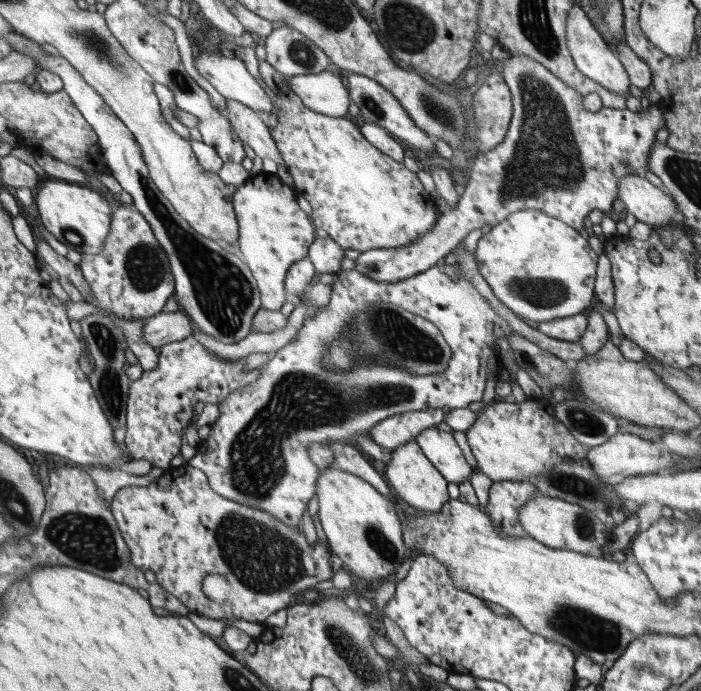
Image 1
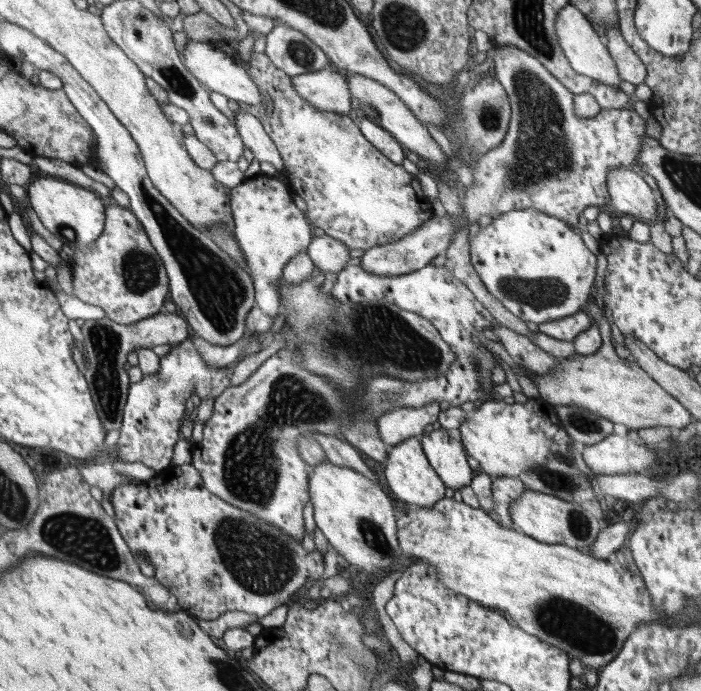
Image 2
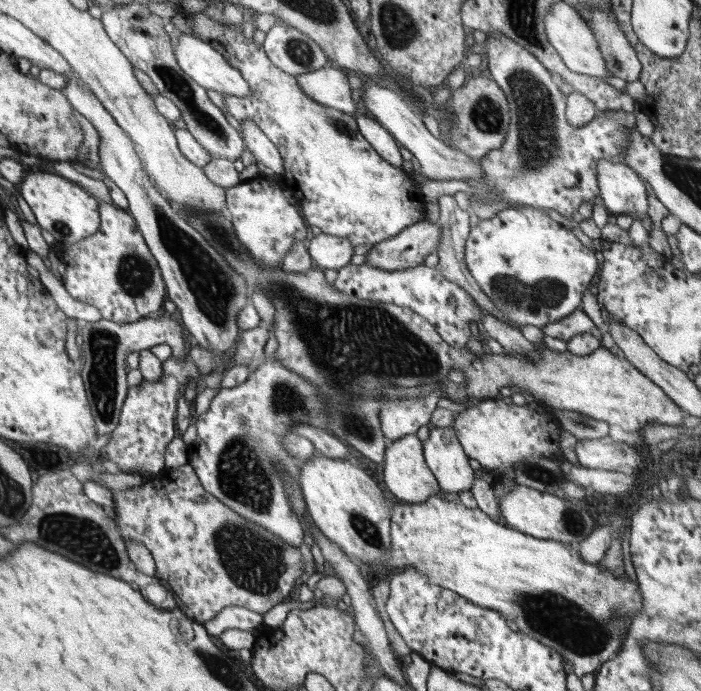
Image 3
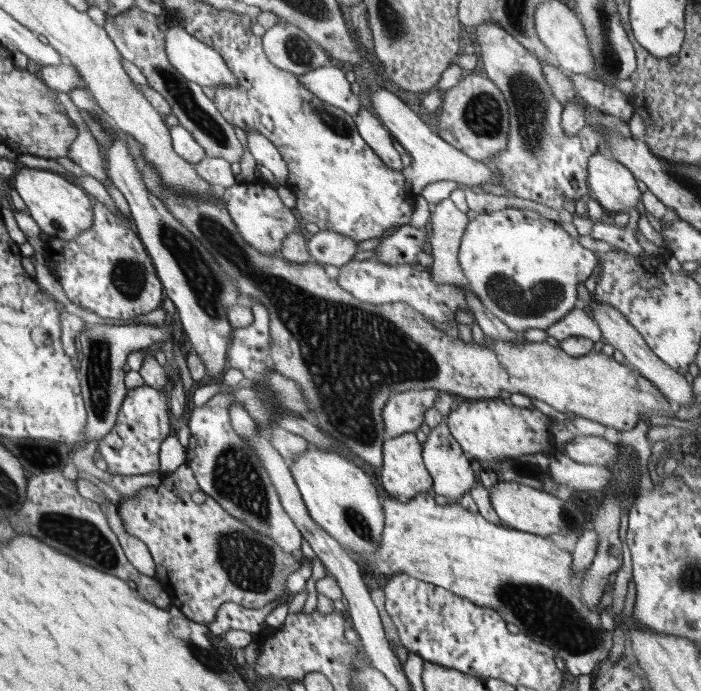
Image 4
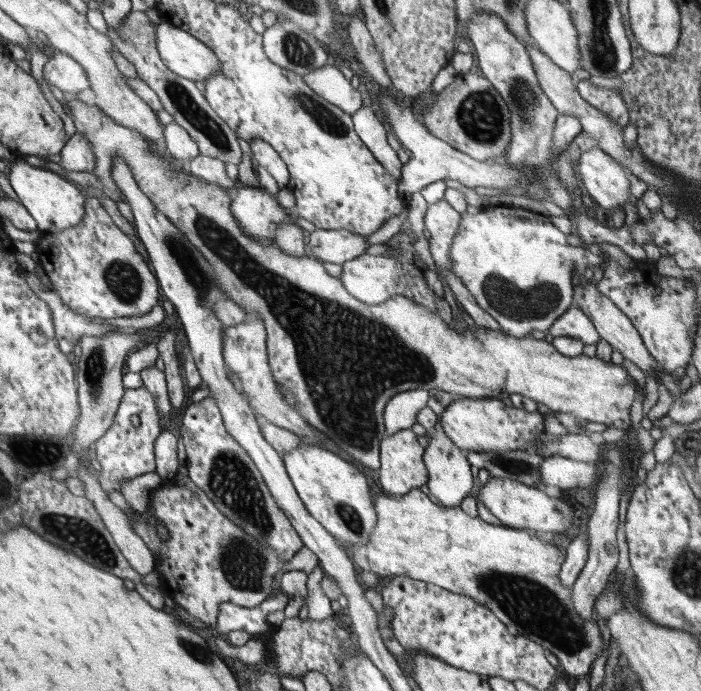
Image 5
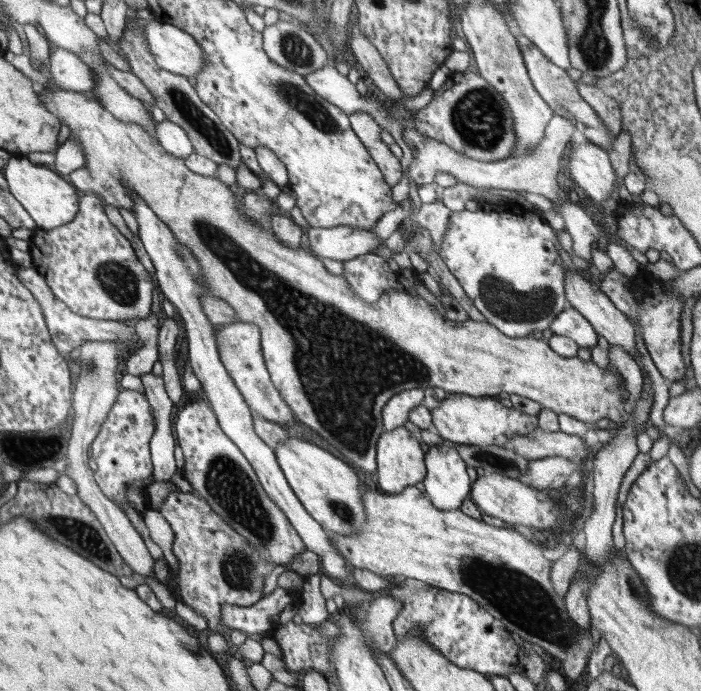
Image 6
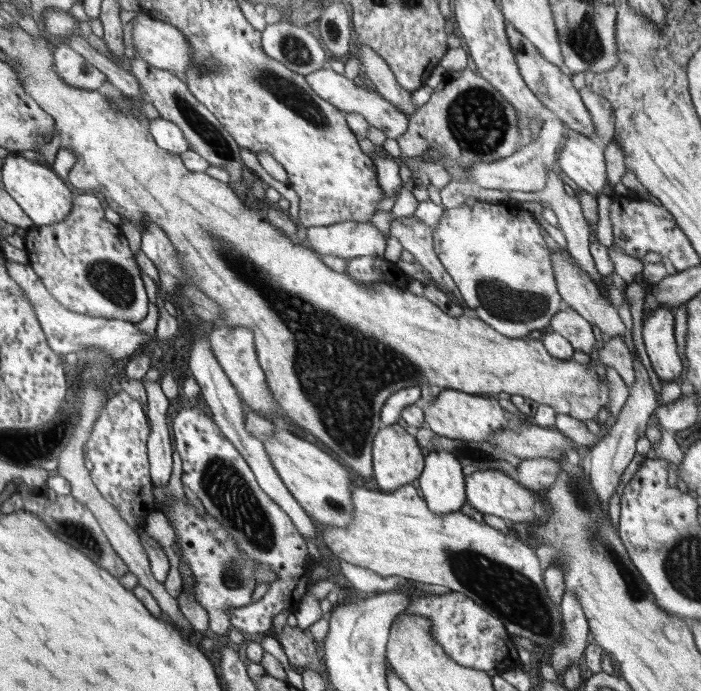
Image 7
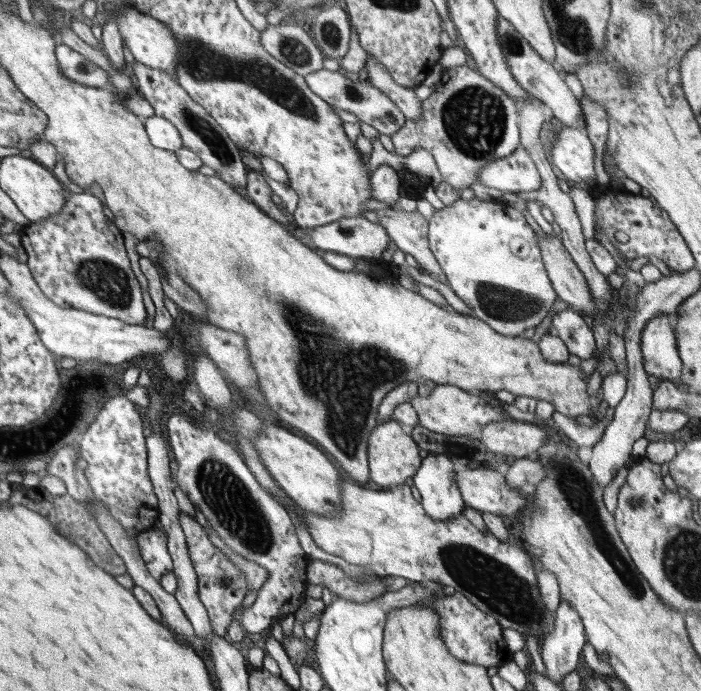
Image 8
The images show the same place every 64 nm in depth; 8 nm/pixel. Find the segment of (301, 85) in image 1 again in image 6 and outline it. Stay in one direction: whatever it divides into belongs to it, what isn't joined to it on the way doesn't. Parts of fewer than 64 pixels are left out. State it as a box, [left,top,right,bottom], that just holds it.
[306,65,413,176]

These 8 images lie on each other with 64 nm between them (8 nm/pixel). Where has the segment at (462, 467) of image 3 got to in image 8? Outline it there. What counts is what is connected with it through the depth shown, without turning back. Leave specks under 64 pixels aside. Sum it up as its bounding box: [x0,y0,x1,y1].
[413,454,465,521]

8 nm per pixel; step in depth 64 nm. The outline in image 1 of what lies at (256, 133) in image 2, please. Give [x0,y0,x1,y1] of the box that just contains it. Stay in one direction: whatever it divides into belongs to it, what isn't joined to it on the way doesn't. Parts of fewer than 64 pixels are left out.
[226,101,283,164]

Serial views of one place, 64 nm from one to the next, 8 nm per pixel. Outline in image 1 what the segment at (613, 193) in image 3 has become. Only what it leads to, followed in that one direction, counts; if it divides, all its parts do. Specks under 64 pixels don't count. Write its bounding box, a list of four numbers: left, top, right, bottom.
[618,174,679,228]

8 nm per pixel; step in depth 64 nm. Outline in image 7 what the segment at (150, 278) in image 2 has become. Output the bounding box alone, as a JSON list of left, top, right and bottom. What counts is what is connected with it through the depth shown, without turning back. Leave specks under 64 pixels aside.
[24,192,149,325]

